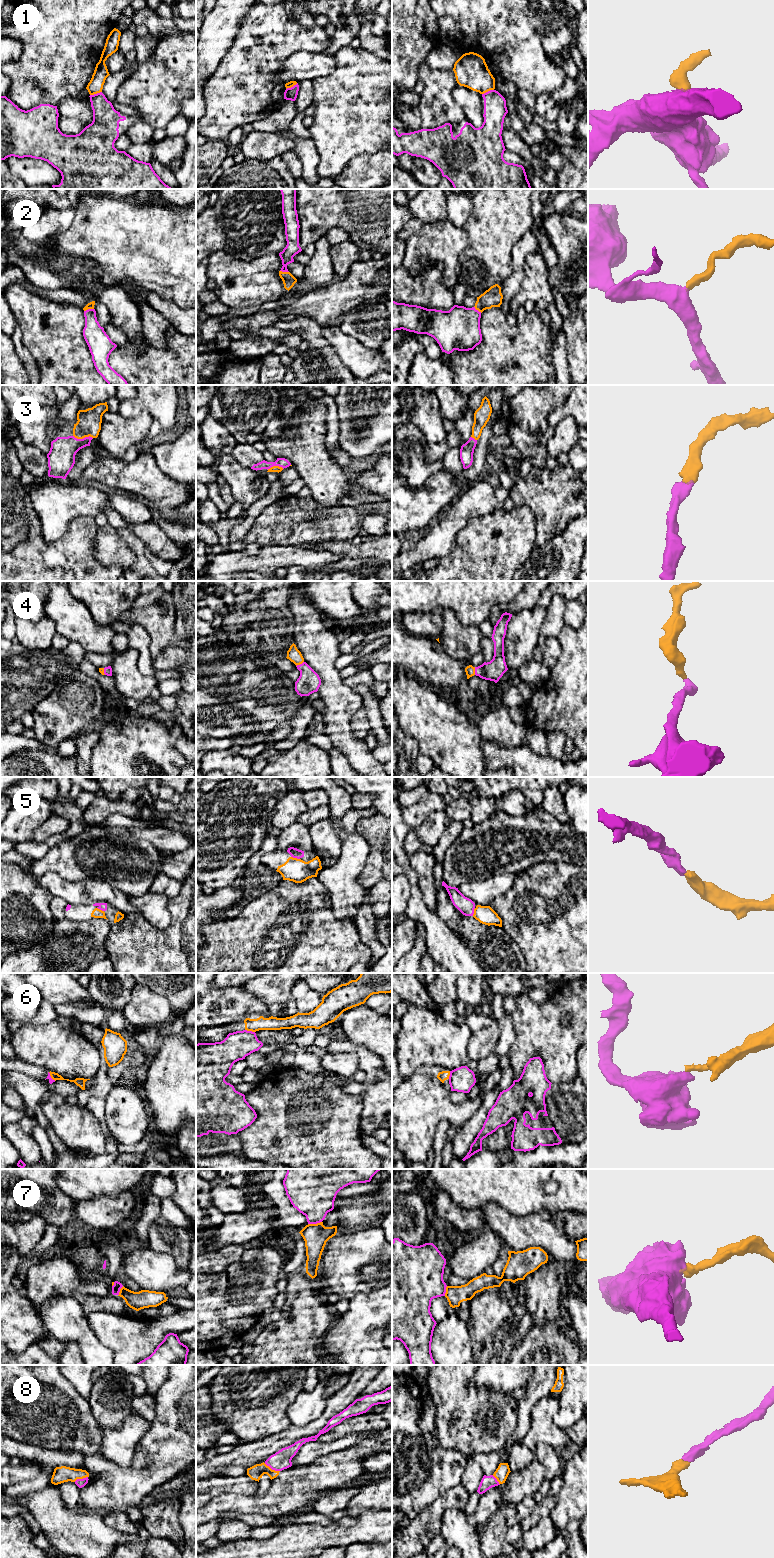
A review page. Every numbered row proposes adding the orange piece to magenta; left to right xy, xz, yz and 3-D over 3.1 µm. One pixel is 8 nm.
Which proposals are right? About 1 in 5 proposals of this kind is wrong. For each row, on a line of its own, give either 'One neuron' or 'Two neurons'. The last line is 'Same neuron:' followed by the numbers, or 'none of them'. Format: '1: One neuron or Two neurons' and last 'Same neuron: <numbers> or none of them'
1: Two neurons
2: One neuron
3: One neuron
4: One neuron
5: One neuron
6: Two neurons
7: Two neurons
8: One neuron
Same neuron: 2, 3, 4, 5, 8

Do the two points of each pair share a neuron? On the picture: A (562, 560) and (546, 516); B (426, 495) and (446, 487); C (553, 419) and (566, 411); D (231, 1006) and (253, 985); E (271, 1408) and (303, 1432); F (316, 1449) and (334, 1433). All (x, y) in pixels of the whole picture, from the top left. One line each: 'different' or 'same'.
A: different
B: same
C: same
D: different
E: different
F: different

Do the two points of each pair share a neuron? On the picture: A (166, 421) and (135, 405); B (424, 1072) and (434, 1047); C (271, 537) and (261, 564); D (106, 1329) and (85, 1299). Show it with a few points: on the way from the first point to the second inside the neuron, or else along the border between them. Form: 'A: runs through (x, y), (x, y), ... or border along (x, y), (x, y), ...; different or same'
A: runs through (158, 413), (150, 405), (143, 405); same
B: border along (429, 1066), (420, 1066), (406, 1080); different
C: border along (291, 545), (265, 545), (262, 547); different
D: border along (104, 1310), (91, 1312), (87, 1316); different

